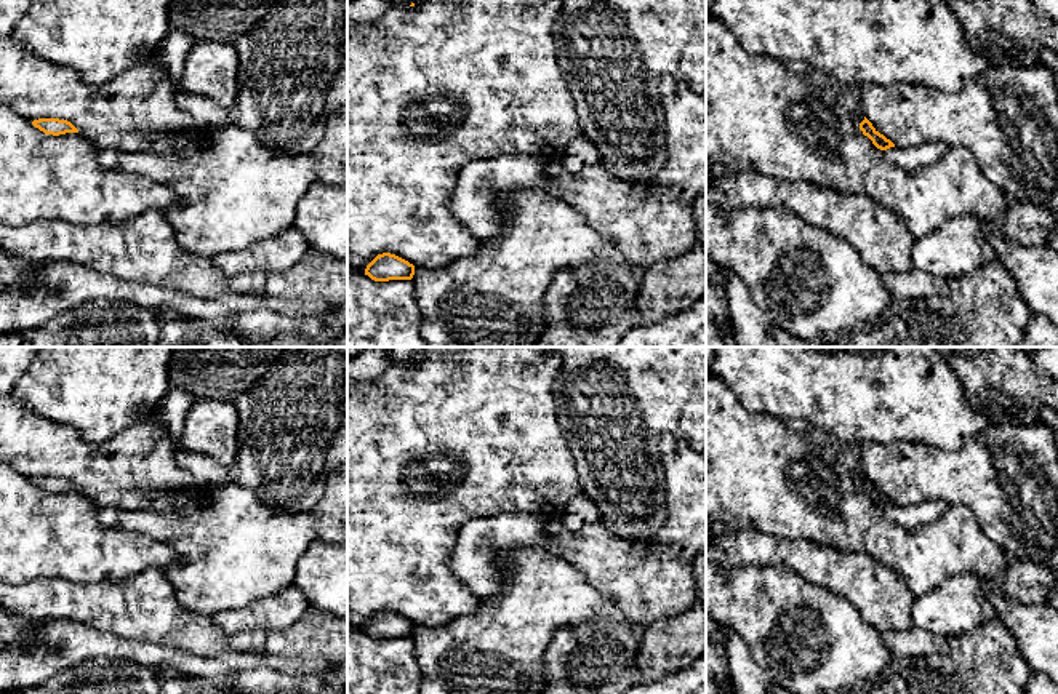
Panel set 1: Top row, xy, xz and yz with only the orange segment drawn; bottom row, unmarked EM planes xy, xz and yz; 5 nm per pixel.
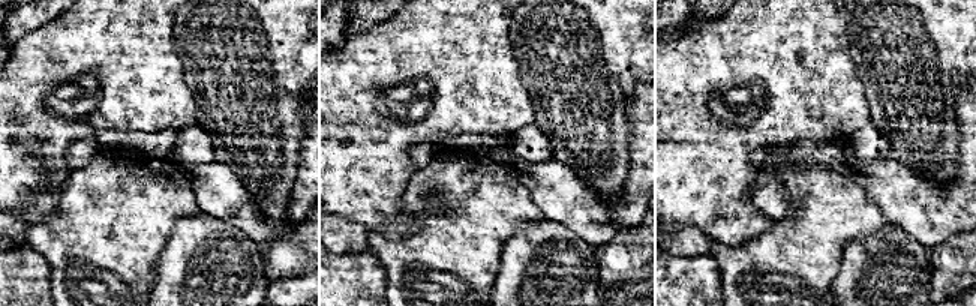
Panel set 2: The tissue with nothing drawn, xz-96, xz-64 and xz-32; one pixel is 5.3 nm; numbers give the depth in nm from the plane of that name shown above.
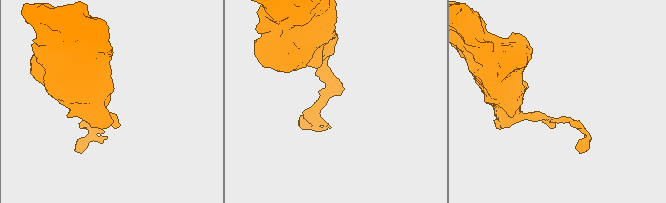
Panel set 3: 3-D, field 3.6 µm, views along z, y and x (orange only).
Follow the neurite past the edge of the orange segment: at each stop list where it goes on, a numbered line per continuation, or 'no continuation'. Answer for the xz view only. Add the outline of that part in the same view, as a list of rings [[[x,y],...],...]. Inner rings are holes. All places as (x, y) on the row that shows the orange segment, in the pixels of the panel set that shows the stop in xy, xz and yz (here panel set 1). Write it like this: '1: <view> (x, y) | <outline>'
no continuation

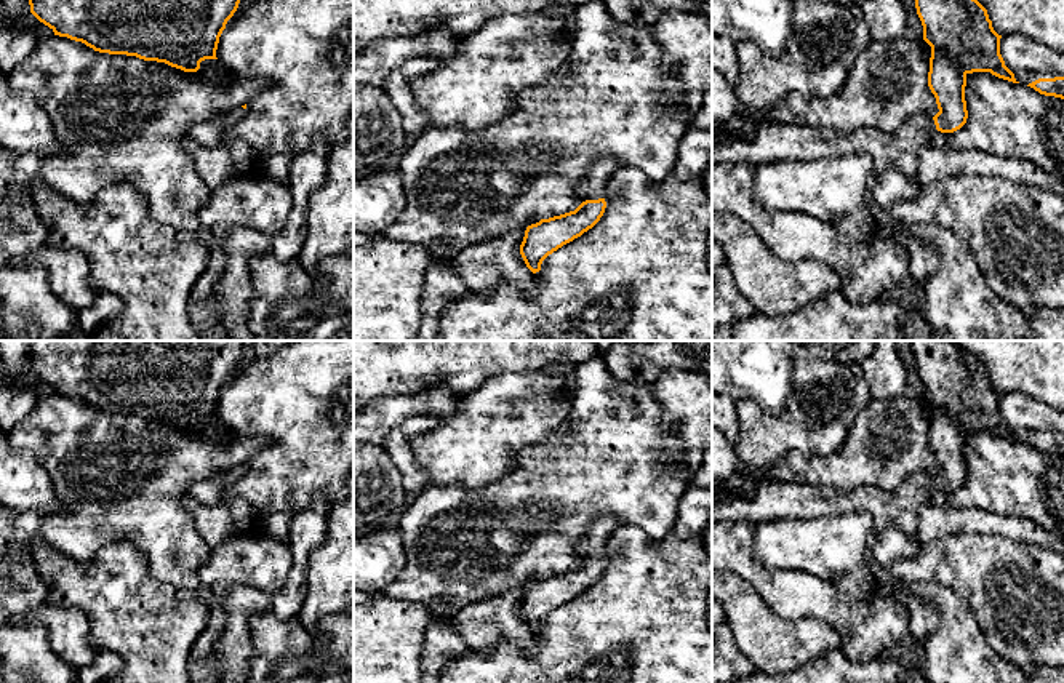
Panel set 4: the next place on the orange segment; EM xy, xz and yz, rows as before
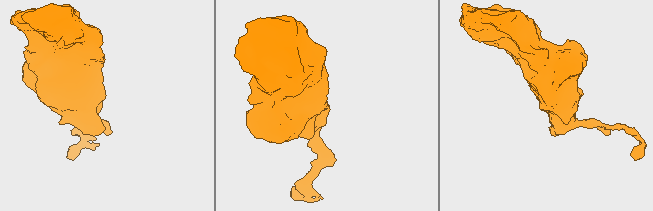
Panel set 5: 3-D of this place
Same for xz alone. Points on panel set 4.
1: xz (594, 184) | [[[611,155],[600,157],[578,189],[584,200],[605,198],[606,181],[619,168],[619,160]]]

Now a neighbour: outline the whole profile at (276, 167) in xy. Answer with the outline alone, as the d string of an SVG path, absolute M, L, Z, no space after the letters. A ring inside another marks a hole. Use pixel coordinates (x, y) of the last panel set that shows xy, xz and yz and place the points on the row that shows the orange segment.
M290 152L261 157L256 173L275 179L277 182L290 184L290 163L293 157L294 154Z

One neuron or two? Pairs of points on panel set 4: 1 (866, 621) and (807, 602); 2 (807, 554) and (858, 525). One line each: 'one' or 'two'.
1: one
2: one

